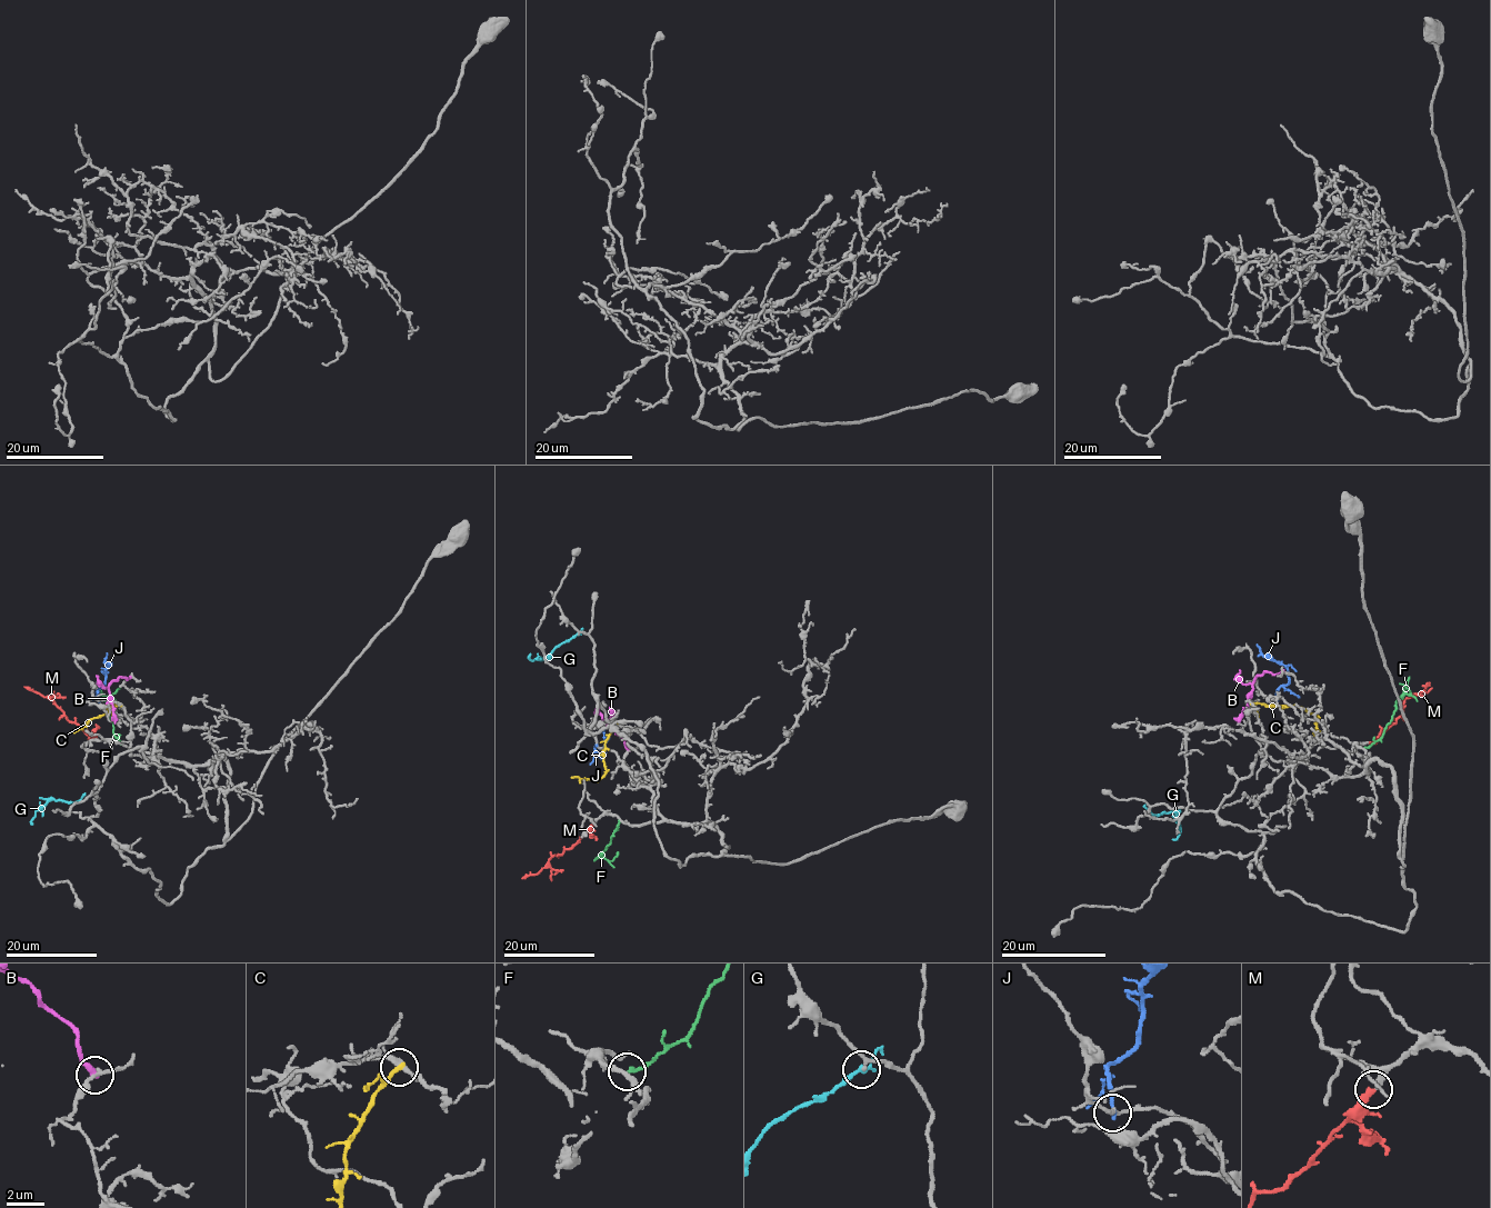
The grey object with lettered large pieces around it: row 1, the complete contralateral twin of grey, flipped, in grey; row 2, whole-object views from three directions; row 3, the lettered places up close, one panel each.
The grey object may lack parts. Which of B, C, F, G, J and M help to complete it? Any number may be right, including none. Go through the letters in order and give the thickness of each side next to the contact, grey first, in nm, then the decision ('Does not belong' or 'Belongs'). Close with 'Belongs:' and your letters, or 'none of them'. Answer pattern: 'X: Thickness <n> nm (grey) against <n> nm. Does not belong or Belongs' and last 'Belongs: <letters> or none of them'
B: Thickness 240 nm (grey) against 340 nm. Does not belong
C: Thickness 300 nm (grey) against 180 nm. Does not belong
F: Thickness 240 nm (grey) against 170 nm. Does not belong
G: Thickness 160 nm (grey) against 130 nm. Does not belong
J: Thickness 180 nm (grey) against 240 nm. Does not belong
M: Thickness 190 nm (grey) against 320 nm. Belongs
Belongs: M

